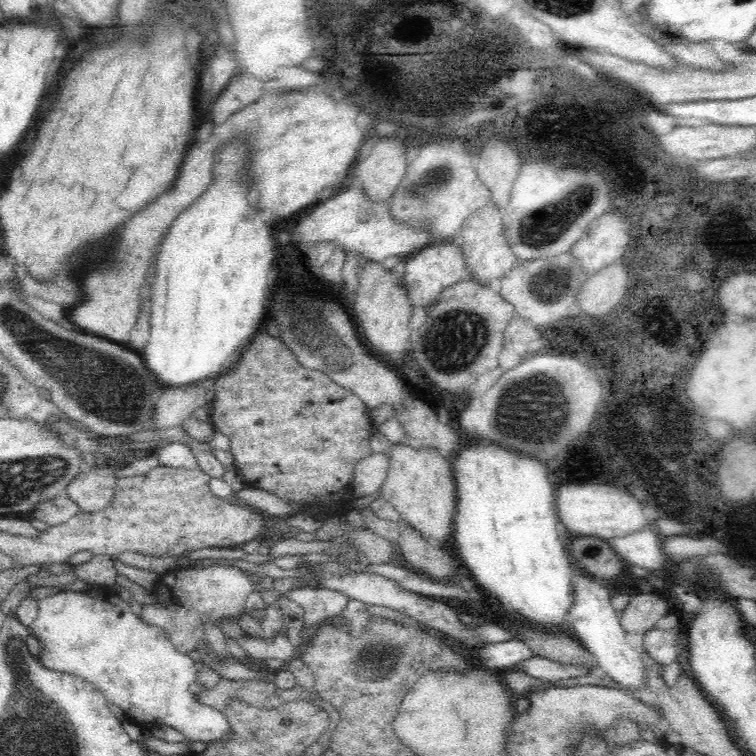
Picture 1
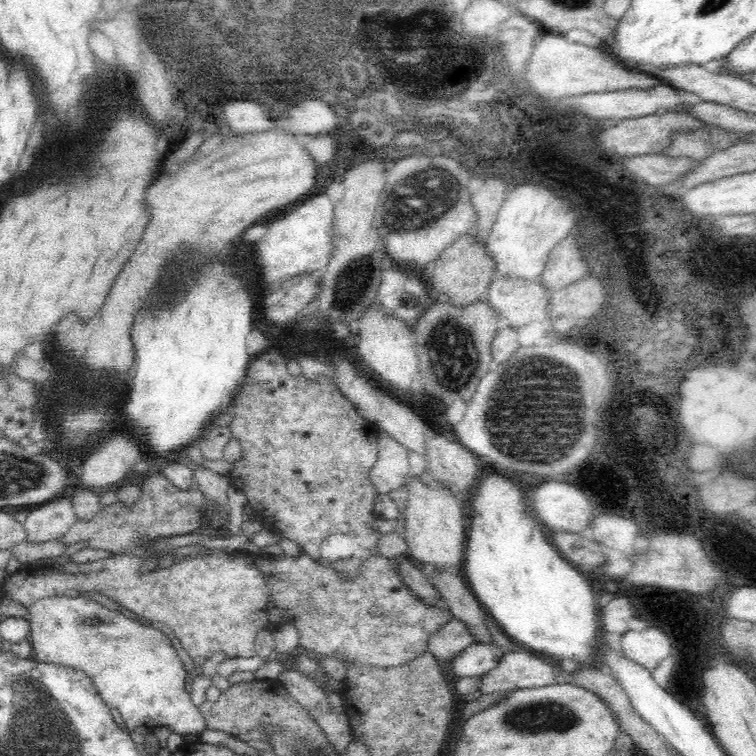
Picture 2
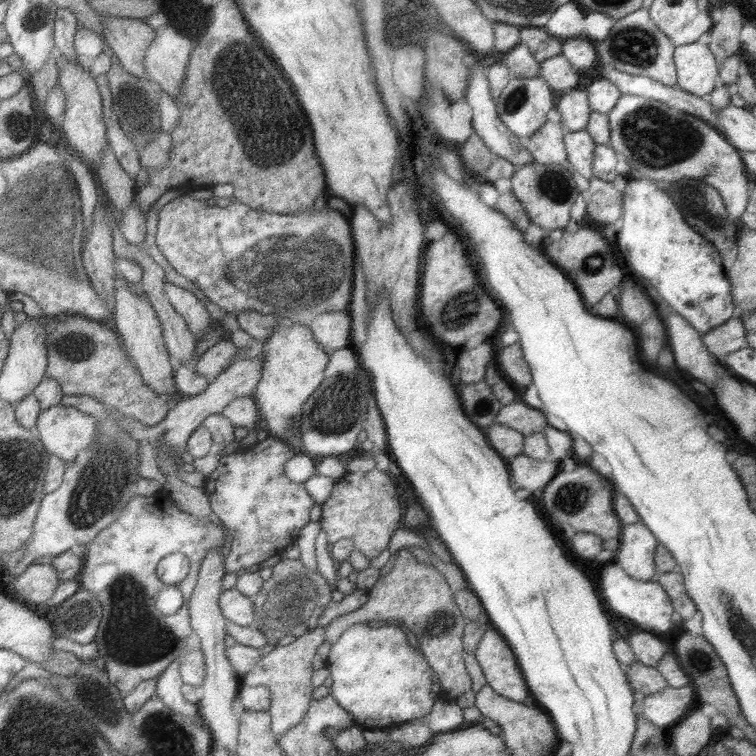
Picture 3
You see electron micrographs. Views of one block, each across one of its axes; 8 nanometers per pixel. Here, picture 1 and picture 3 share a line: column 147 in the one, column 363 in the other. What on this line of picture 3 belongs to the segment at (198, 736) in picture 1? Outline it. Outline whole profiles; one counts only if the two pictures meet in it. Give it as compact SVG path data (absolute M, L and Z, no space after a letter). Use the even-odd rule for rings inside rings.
M359 622L349 626L329 650L325 662L333 682L329 698L345 708L359 728L393 728L423 718L433 710L435 700L431 698L431 686L435 684L437 674L427 658L409 646L403 628L369 628Z

